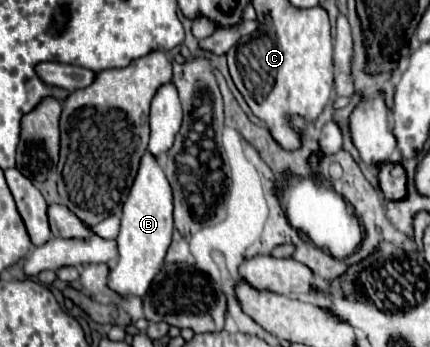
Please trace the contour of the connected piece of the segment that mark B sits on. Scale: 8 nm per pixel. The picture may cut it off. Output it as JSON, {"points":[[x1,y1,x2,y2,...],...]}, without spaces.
{"points":[[146,151,138,167,138,175,122,209,122,225,118,233,118,263,110,271,108,285,122,297,142,297,158,269,164,265,166,249,172,239,172,189,158,159]]}

